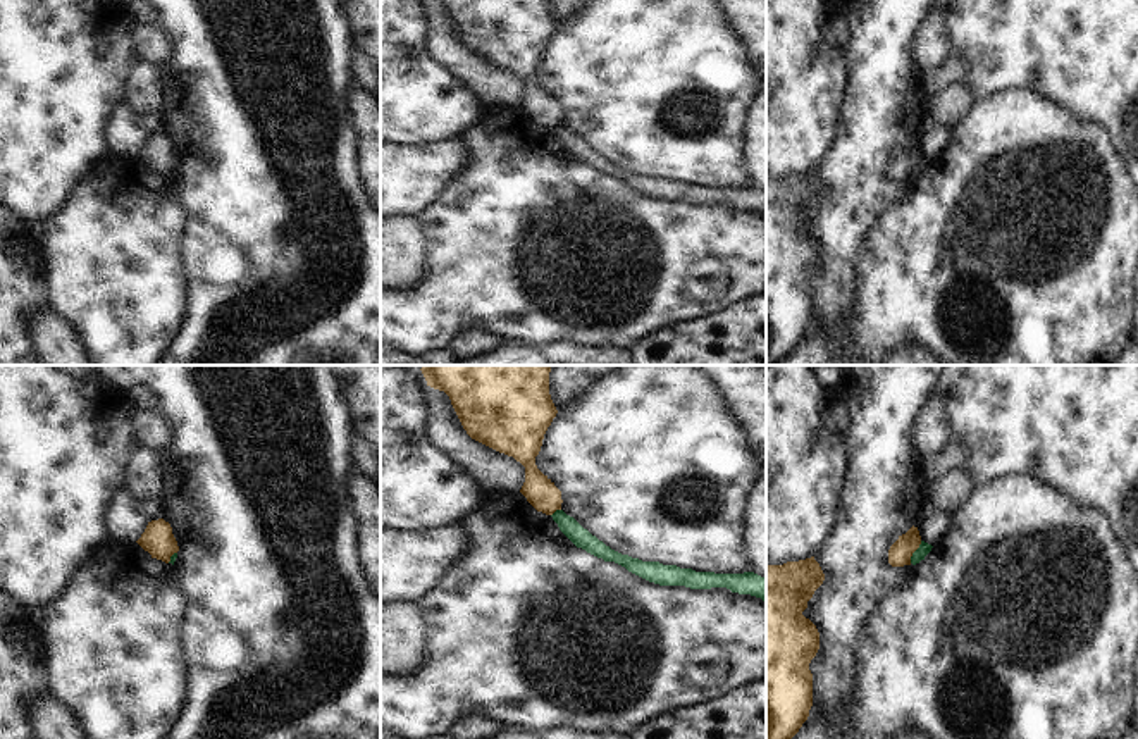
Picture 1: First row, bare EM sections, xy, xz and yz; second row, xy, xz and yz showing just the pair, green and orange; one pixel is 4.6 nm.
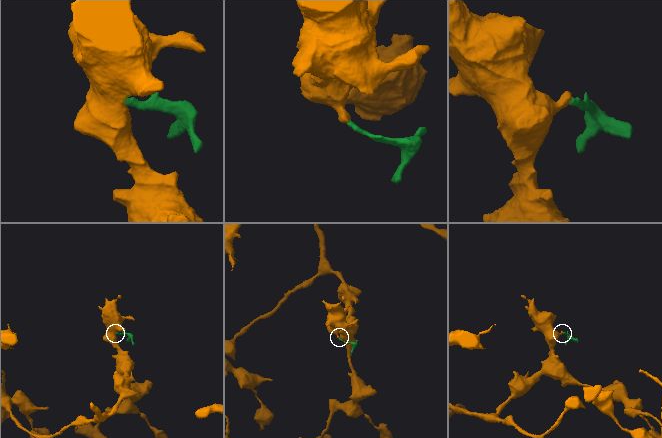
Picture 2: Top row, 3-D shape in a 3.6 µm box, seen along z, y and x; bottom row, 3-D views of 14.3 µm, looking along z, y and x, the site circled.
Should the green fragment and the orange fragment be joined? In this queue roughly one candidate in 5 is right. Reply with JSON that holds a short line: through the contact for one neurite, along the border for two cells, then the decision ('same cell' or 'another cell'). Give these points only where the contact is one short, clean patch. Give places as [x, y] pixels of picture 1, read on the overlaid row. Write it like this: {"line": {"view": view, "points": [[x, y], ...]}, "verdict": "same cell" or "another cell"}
{"line": {"view": "yz", "points": [[921, 541], [909, 562]]}, "verdict": "another cell"}

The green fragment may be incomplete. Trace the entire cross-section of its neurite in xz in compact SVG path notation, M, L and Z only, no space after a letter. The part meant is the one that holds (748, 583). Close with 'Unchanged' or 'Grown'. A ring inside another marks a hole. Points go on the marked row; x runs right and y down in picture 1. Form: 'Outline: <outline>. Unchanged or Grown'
Outline: M556 510L553 520L558 524L560 531L577 546L587 553L603 558L604 562L615 562L625 567L628 572L659 584L659 586L685 586L690 589L711 589L727 587L732 593L751 594L766 599L766 577L754 572L744 574L714 574L714 572L696 572L692 568L680 568L677 565L663 565L659 562L642 562L628 555L622 555L587 529L584 529L573 517L566 515L563 510Z. Unchanged.

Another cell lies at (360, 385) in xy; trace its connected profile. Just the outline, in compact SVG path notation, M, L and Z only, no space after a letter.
M331 365L348 401L351 429L365 438L380 460L380 365Z

